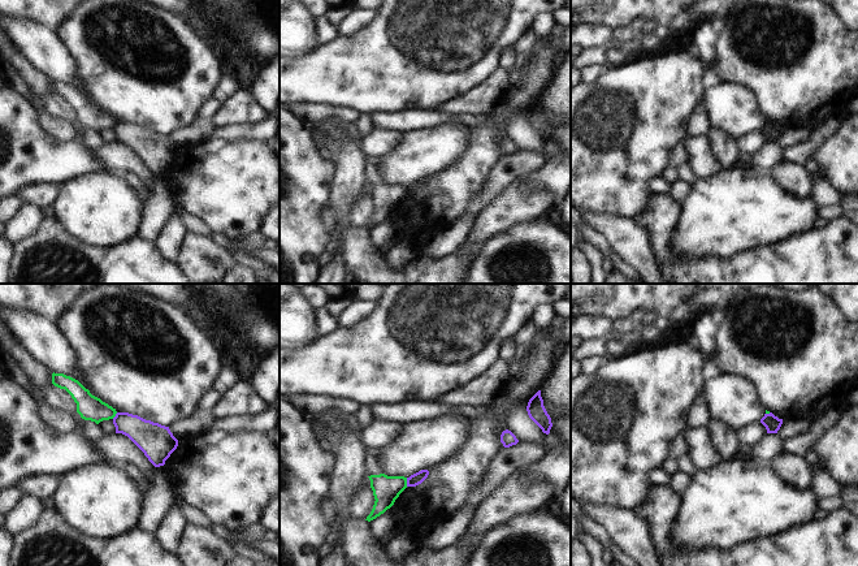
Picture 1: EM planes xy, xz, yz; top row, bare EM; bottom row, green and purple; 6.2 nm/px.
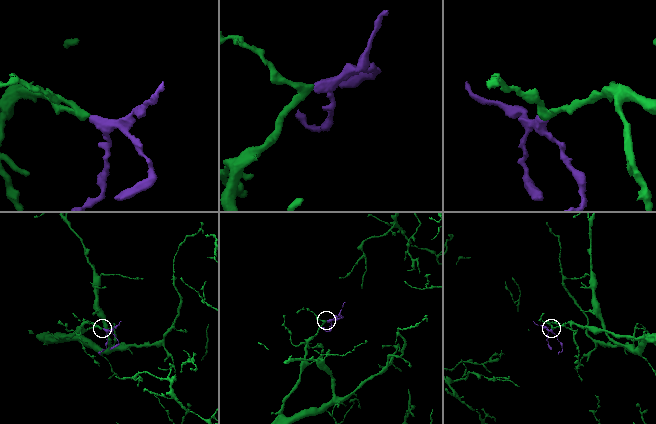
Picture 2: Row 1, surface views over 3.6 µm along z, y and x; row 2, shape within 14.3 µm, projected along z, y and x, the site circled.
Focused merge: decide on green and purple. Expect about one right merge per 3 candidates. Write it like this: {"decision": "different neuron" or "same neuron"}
{"decision": "different neuron"}

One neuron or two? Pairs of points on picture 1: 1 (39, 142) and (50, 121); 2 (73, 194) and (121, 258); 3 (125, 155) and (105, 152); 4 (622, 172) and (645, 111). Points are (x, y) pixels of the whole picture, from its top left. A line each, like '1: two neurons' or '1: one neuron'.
1: two neurons
2: two neurons
3: one neuron
4: one neuron

